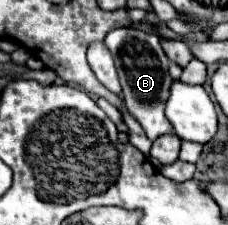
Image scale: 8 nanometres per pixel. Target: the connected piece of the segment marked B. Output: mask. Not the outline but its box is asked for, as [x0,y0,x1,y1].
[104,28,172,140]

